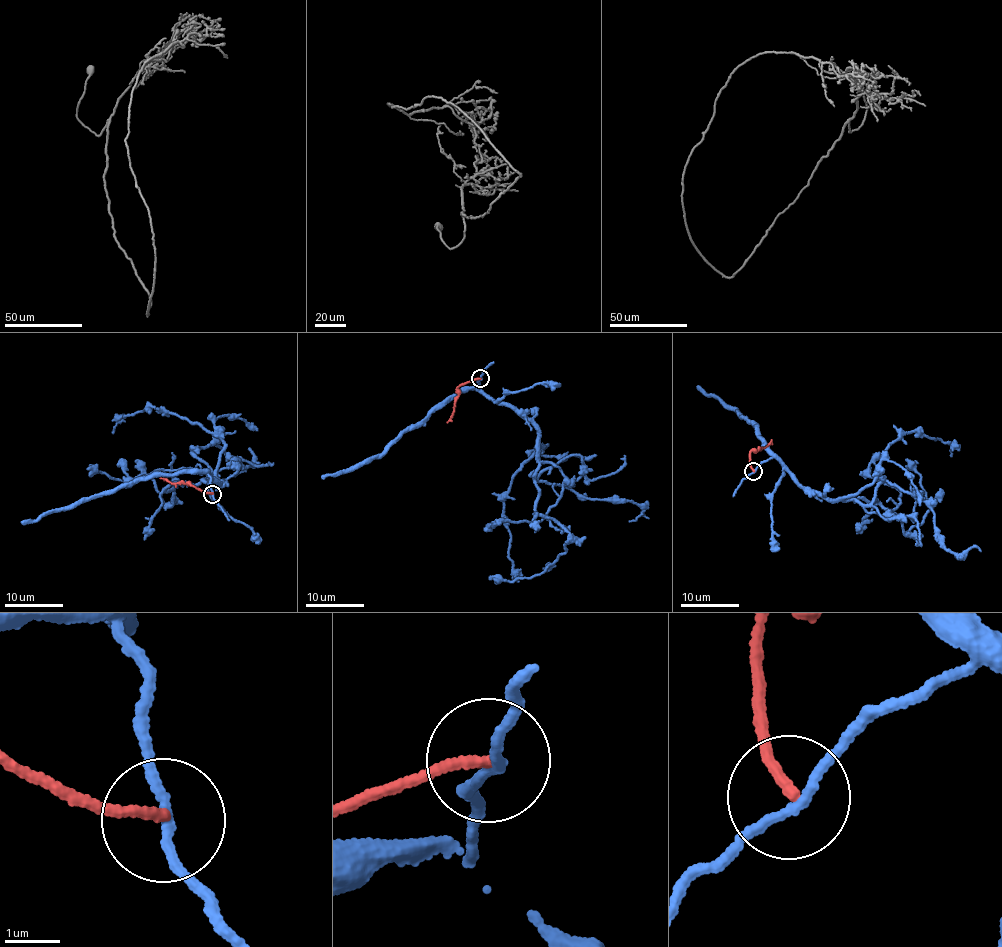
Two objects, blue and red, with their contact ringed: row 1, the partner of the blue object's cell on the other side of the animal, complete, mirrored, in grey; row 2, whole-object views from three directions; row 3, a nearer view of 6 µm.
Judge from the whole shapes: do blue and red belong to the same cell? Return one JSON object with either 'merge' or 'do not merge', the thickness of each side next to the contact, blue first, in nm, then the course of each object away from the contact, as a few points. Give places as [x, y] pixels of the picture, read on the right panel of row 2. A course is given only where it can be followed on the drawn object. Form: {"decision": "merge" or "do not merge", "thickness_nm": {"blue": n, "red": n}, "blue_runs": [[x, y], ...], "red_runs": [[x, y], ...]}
{"decision": "do not merge", "thickness_nm": {"blue": 160, "red": 170}, "blue_runs": [[753, 471], [774, 457], [832, 500], [878, 502], [901, 518], [903, 533], [933, 502], [905, 459]], "red_runs": [[753, 471], [749, 460], [751, 452], [765, 448], [771, 439]]}

